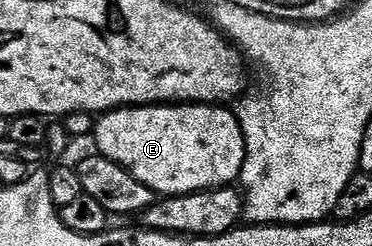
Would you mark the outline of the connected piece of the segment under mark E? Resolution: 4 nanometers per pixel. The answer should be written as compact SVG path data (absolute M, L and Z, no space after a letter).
M163 103L112 109L97 118L92 141L98 144L97 152L101 156L123 165L128 172L136 175L136 179L140 179L140 183L144 183L144 187L152 187L152 191L162 197L179 197L234 185L241 178L246 162L244 131L238 122L238 114L233 108L221 104Z

